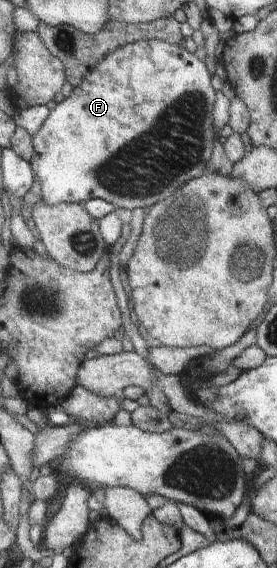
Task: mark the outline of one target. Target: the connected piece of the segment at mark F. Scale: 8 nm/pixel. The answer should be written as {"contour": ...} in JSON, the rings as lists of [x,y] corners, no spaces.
{"contour":[[[139,40],[130,44],[122,45],[113,53],[107,54],[90,71],[84,82],[73,89],[73,93],[68,98],[59,98],[57,105],[50,111],[50,116],[43,124],[36,136],[34,136],[35,151],[31,158],[33,171],[36,172],[36,179],[42,185],[42,197],[48,204],[80,203],[101,198],[111,202],[117,209],[141,209],[152,206],[165,198],[168,198],[183,184],[192,179],[198,178],[205,173],[209,167],[209,158],[213,140],[217,137],[216,130],[212,126],[212,105],[215,91],[211,88],[209,80],[212,75],[208,74],[203,62],[197,57],[185,51],[182,46],[156,40]]]}

